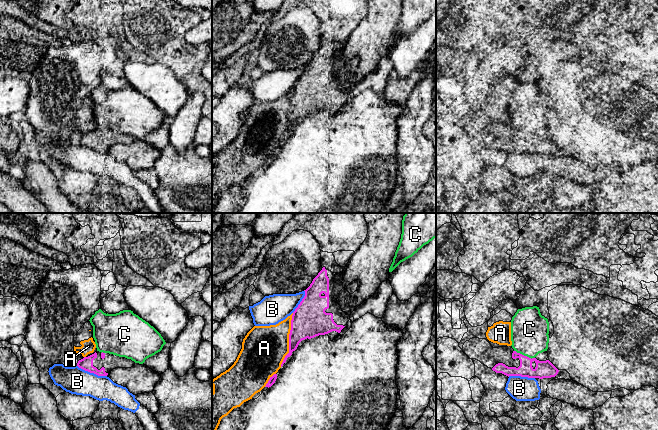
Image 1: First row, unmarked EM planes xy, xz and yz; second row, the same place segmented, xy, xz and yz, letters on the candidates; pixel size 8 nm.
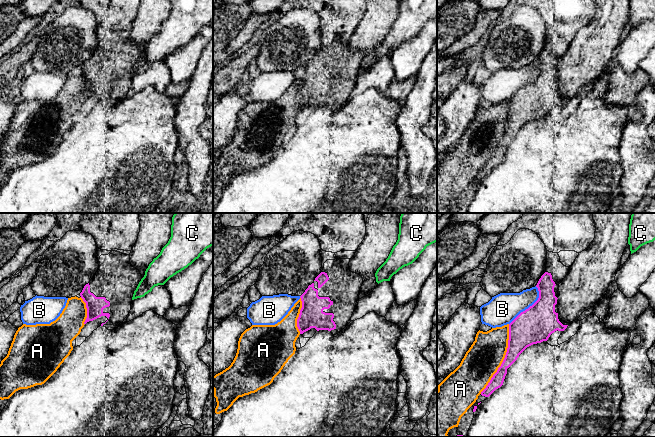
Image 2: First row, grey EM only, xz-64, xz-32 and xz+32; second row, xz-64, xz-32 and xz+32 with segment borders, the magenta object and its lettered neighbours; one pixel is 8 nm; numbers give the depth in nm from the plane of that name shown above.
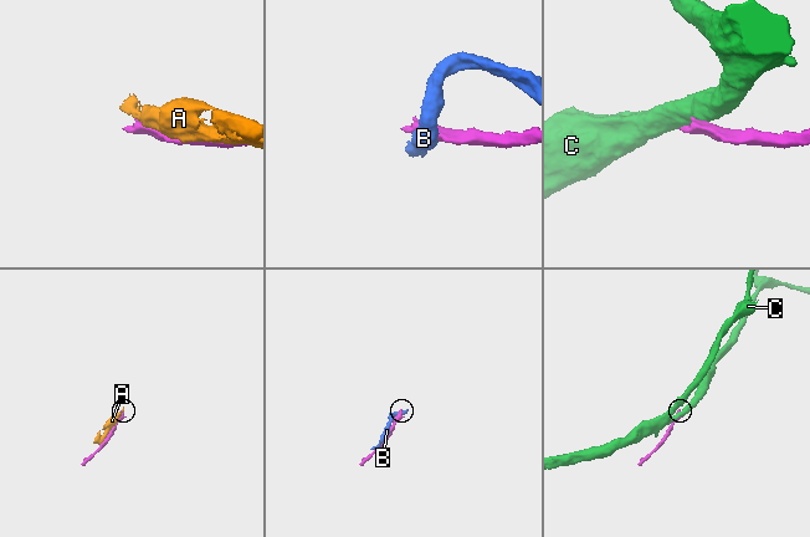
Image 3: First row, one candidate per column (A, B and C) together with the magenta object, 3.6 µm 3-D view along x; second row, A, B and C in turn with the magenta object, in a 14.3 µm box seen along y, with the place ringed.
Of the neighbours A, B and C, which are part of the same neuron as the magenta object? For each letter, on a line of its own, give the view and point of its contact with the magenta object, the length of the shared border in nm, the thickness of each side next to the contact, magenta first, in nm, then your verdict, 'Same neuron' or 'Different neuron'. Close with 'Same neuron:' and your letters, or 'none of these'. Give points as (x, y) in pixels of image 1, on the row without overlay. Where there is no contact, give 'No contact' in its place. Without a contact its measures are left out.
A: Touches magenta at xz (289, 116). Shared border 440 nm. Thickness 280 nm (magenta) against 360 nm. Different neuron
B: Touches magenta at xy (92, 148). Shared border 260 nm. Thickness 100 nm (magenta) against 220 nm. Different neuron
C: Touches magenta at yz (523, 131). Shared border 180 nm. Thickness 140 nm (magenta) against 300 nm. Different neuron
Same neuron: none of these

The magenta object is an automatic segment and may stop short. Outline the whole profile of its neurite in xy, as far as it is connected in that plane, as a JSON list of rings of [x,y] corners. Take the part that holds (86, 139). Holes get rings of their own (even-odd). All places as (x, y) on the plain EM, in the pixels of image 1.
[[[99,127],[84,133],[77,139],[79,144],[98,152],[107,152],[115,144],[131,144],[134,141],[135,138],[131,135]]]

